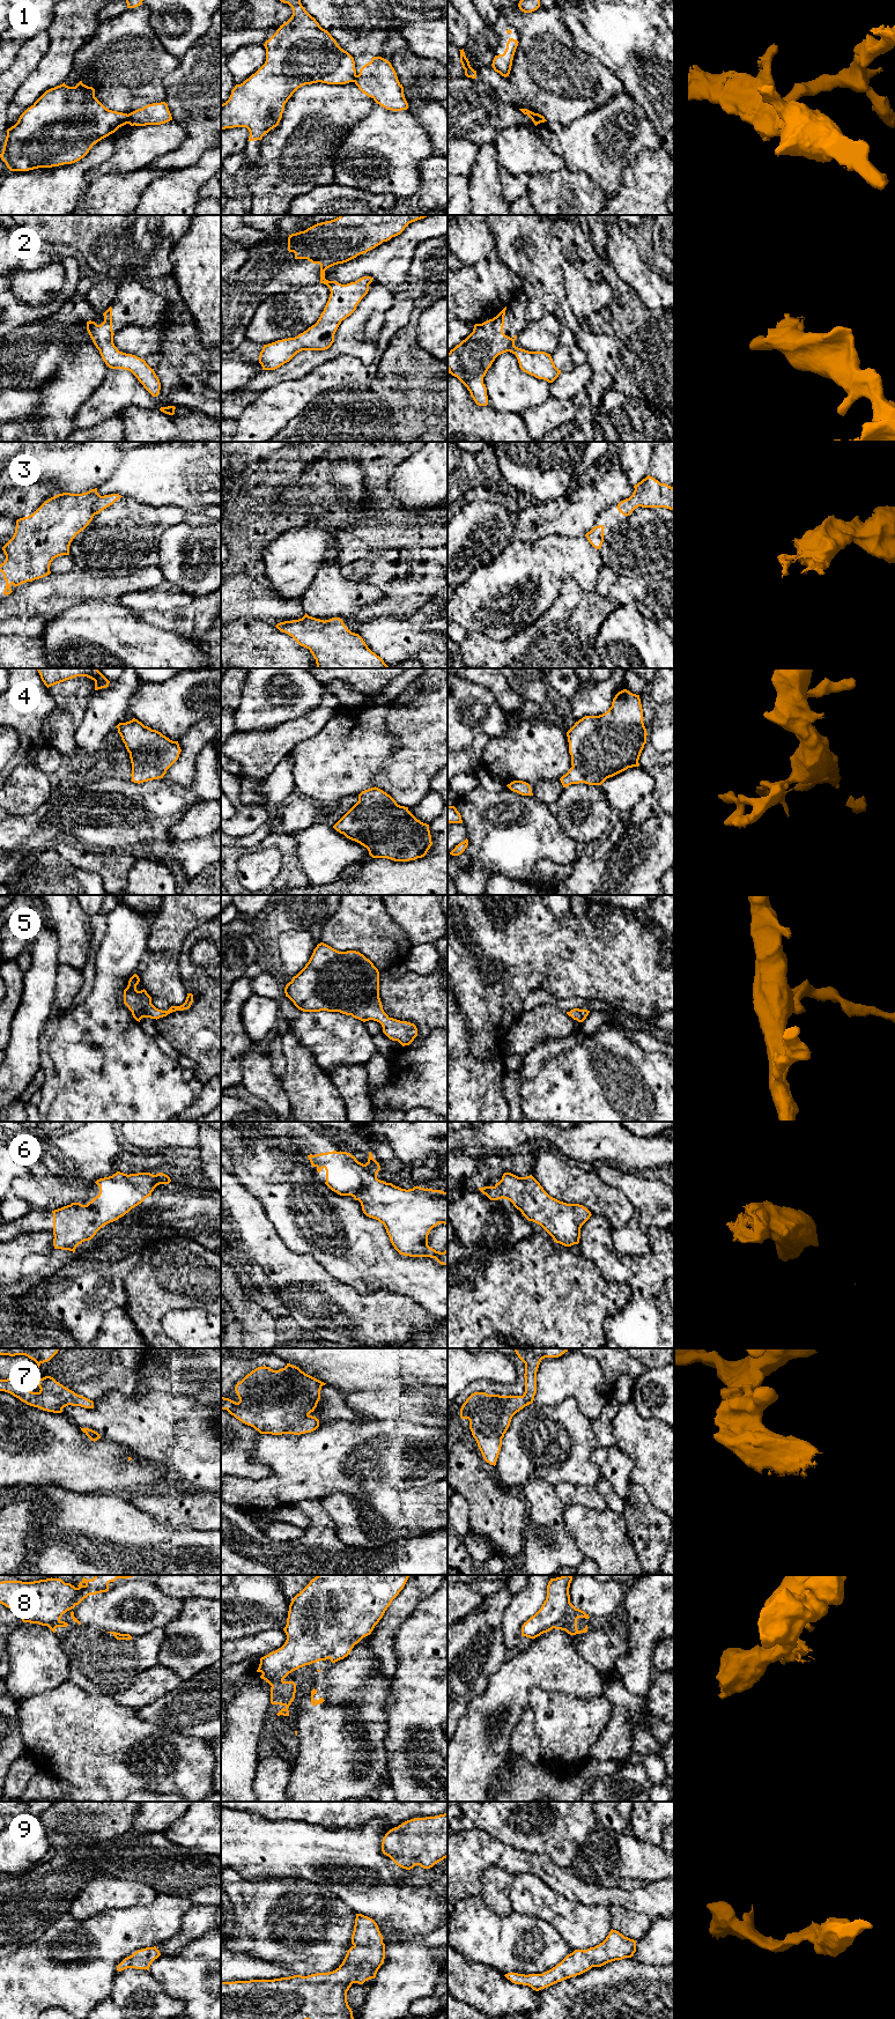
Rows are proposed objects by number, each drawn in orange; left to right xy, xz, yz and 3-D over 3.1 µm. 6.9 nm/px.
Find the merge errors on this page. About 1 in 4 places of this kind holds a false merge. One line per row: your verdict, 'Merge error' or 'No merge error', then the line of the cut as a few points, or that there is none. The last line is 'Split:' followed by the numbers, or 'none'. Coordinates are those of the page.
1: Merge error. Split along xy (127, 115), (128, 123)
2: No merge error. No split
3: No merge error. No split
4: No merge error. No split
5: No merge error. No split
6: No merge error. No split
7: No merge error. No split
8: Merge error. Split along yz (570, 1603), (566, 1613), (553, 1627)
9: No merge error. No split
Split: 1, 8

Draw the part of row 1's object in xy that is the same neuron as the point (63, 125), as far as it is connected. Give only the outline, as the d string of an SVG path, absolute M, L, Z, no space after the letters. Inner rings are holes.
M80 81L75 87L65 82L46 90L19 118L17 123L7 130L1 160L10 171L29 171L38 168L52 168L72 164L83 158L91 147L102 139L128 124L128 114L106 109L96 97L95 89Z

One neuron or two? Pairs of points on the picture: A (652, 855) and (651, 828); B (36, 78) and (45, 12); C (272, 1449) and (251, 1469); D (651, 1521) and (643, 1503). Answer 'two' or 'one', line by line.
A: one
B: two
C: two
D: one

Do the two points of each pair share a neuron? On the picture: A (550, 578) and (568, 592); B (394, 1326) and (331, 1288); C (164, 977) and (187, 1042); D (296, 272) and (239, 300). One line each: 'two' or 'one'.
A: two
B: one
C: two
D: one

